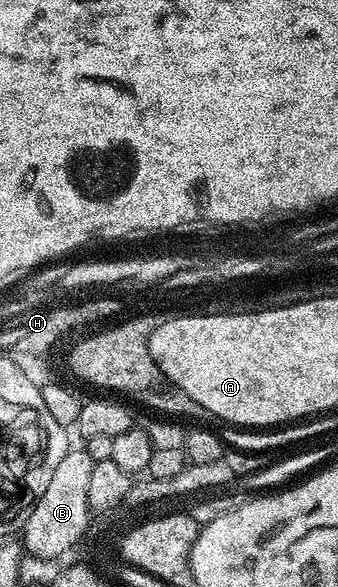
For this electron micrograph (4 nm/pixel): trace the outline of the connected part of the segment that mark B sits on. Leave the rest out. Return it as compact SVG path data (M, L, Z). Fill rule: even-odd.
M83 447L68 448L65 459L57 463L57 471L53 471L49 487L45 487L45 491L35 501L35 506L29 510L22 522L24 525L21 541L30 556L59 559L66 555L74 544L83 540L89 529L87 520L92 520L93 517L89 507L89 478L94 466L94 459Z

